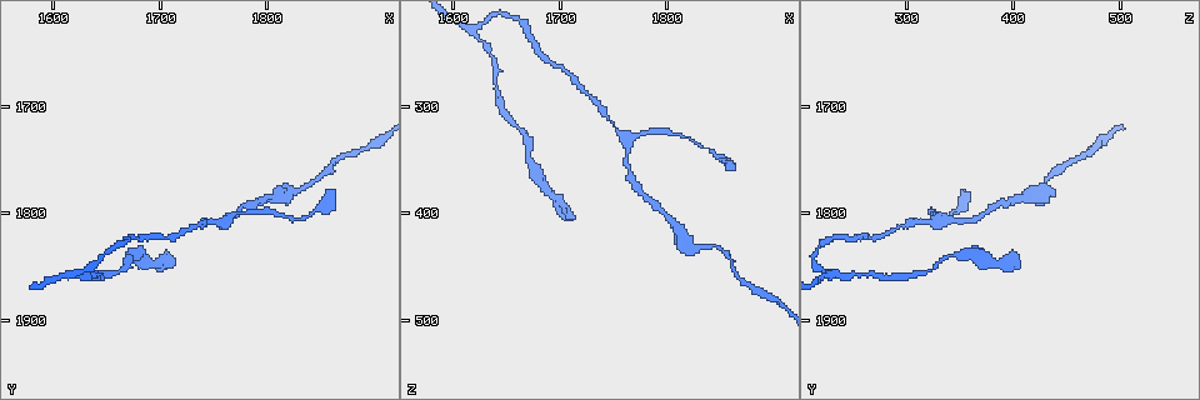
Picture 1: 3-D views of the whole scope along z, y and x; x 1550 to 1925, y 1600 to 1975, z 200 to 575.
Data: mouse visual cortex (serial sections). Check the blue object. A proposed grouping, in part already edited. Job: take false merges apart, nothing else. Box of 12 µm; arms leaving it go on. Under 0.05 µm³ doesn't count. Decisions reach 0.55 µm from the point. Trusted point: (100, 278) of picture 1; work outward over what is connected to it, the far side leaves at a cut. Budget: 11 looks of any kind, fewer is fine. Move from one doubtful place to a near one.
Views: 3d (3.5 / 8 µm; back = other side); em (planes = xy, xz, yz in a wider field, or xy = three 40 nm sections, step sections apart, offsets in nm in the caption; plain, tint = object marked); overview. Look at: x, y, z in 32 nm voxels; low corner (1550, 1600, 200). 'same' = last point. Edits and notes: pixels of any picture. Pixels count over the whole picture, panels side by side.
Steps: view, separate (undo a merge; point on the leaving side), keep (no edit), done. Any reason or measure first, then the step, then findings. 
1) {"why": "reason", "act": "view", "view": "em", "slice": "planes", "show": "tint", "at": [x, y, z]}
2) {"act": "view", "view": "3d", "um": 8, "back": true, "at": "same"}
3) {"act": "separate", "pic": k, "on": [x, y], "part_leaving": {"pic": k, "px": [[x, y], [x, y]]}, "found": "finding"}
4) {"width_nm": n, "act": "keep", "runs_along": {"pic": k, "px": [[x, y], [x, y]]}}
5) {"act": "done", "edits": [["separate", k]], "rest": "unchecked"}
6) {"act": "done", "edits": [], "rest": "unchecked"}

{"why": "three-way junction", "act": "view", "view": "3d", "um": 3.5, "at": [1622, 1858, 234]}

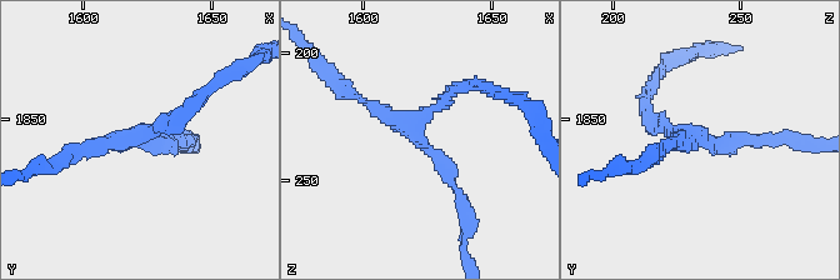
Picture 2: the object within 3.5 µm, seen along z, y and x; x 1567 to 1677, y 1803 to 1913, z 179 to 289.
{"why": "shape alone is not enough", "act": "view", "view": "em", "slice": "xy", "step": 3, "show": "tint", "at": [1619, 1858, 231]}

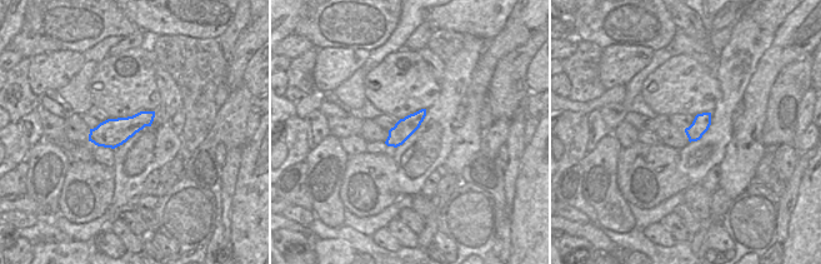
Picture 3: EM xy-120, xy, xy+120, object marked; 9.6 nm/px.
{"arms": 3, "arm_widths_nm": [150, 150, 150], "act": "keep", "runs_along": {"pic": 2, "px": [[761, 138], [706, 141], [646, 106]]}, "found": "continuous, no second cell"}

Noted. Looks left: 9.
{"why": "a fork", "act": "view", "view": "3d", "um": 8, "at": [1764, 1808, 330]}

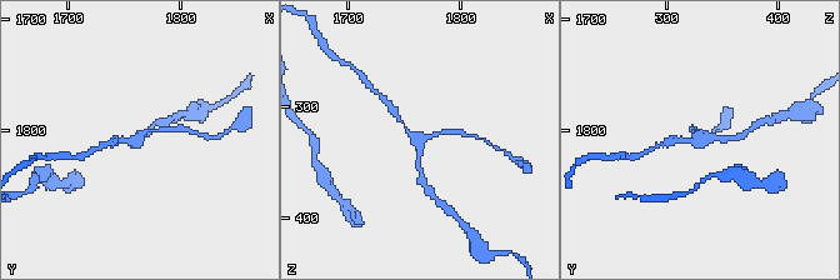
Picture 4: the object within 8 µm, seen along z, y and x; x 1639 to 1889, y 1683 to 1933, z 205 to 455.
{"why": "closer look", "act": "view", "view": "3d", "um": 3.5, "at": [1764, 1810, 328]}

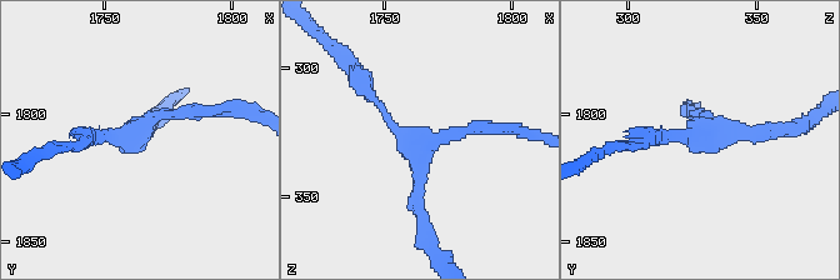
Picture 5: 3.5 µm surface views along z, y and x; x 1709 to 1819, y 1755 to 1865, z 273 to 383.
{"arms": 3, "arm_widths_nm": [150, 150, 200], "why": "now the EM", "act": "view", "view": "em", "slice": "xy", "step": 5, "show": "tint", "at": [1762, 1808, 330]}

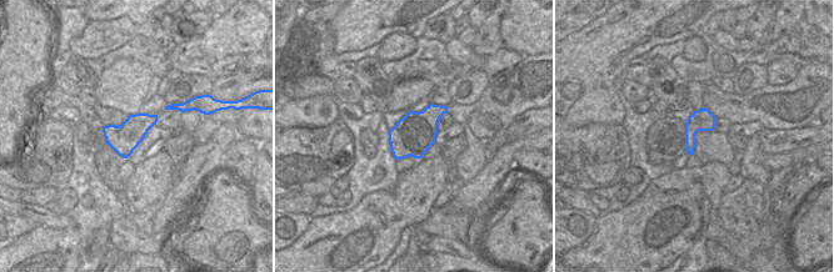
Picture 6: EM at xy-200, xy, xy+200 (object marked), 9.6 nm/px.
{"act": "keep", "found": "all the same cell"}

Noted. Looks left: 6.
{"why": "calibre changes", "act": "view", "view": "3d", "um": 3.5, "at": [1844, 1798, 344]}

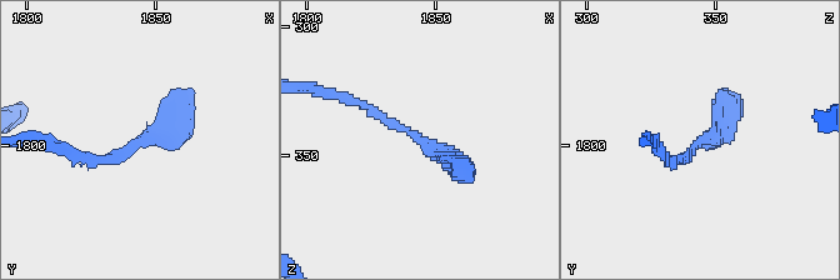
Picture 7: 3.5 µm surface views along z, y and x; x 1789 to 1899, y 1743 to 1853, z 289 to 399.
{"act": "keep", "runs_along": {"pic": 7, "px": [[76, 153], [130, 153], [191, 88]]}, "found": "one cell here"}

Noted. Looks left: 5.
{"why": "sudden change in width", "act": "view", "view": "3d", "um": 8, "at": [1830, 1780, 434]}

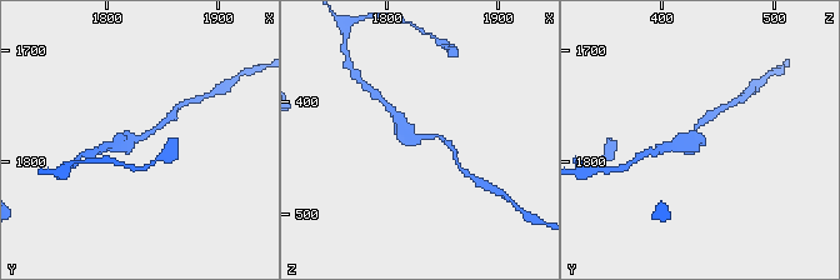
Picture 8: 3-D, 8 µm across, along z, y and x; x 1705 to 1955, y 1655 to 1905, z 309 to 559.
{"arm_widths_nm": [150, 350], "act": "view", "view": "em", "slice": "xy", "step": 5, "show": "tint", "at": [1832, 1778, 434]}

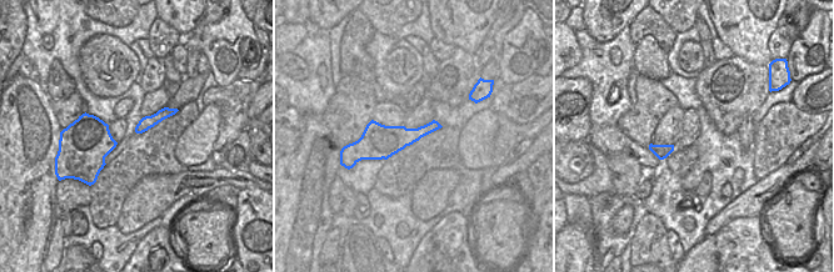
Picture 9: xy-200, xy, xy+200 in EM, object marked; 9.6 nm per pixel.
{"act": "keep", "found": "one cell here"}

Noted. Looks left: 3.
{"act": "done", "edits": [], "rest": "unchecked"}

